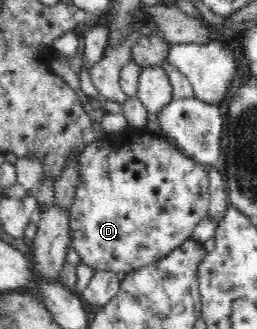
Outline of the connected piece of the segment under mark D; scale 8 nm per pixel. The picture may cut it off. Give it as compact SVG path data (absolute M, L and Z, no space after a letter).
M127 127L114 134L102 133L78 158L78 184L69 217L71 247L94 272L136 272L155 263L192 239L200 221L209 215L209 168L186 157L166 137Z

